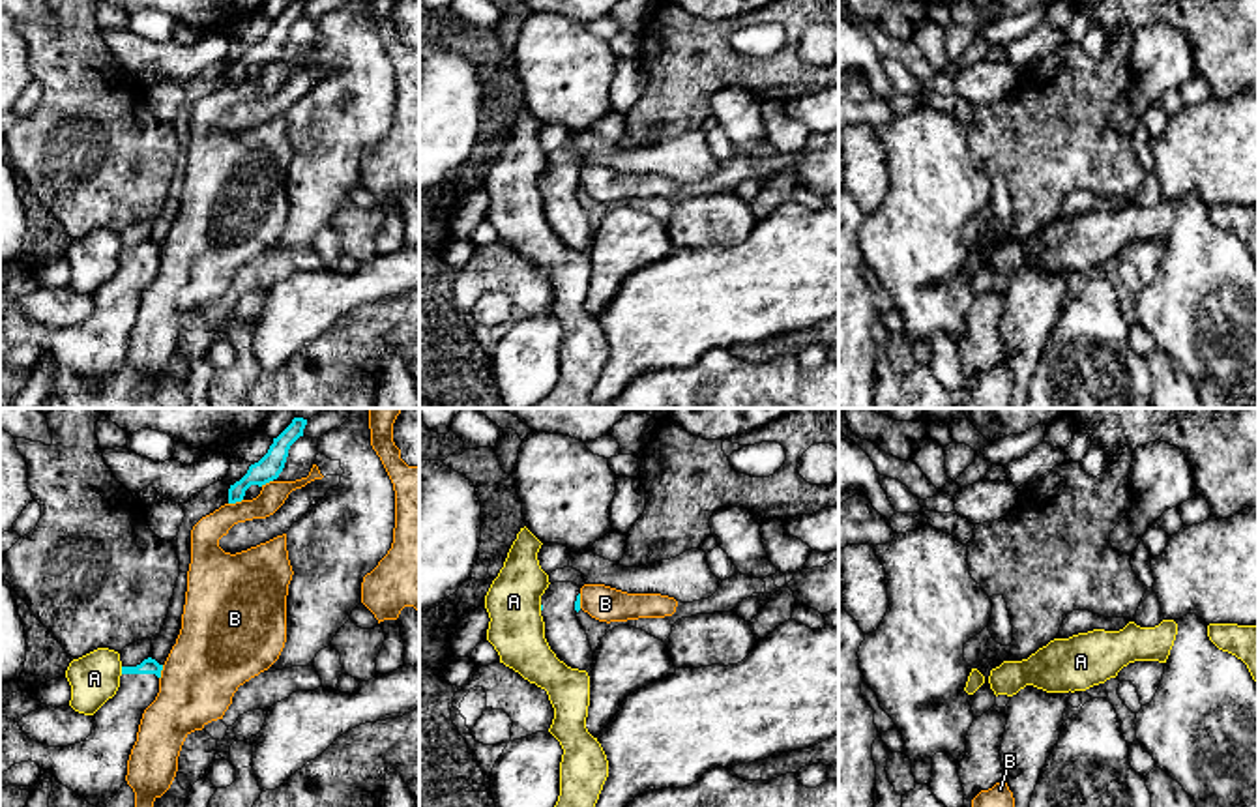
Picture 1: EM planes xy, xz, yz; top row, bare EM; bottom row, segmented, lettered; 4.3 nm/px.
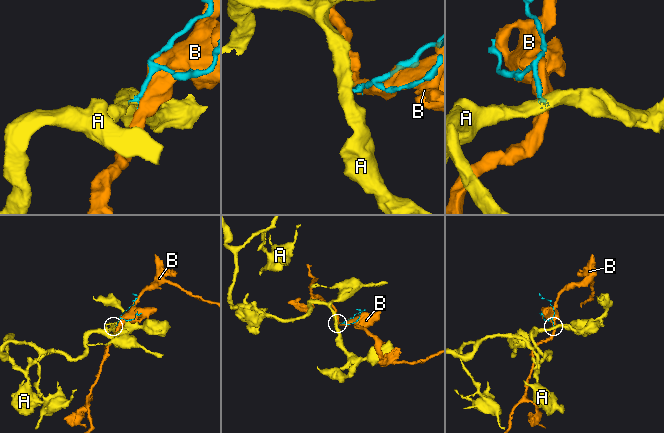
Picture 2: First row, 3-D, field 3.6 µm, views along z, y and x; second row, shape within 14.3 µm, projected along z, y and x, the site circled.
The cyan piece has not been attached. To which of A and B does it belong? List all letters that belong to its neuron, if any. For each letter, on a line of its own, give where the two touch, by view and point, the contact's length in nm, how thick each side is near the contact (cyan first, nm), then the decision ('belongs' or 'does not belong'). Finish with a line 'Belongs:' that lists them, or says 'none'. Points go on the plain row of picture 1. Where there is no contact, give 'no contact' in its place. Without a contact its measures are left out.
A: xy (122, 251) | 30 nm | 70/220 nm | does not belong
B: xy (234, 83) | 70 nm | 110/130 nm | does not belong
Belongs: none

